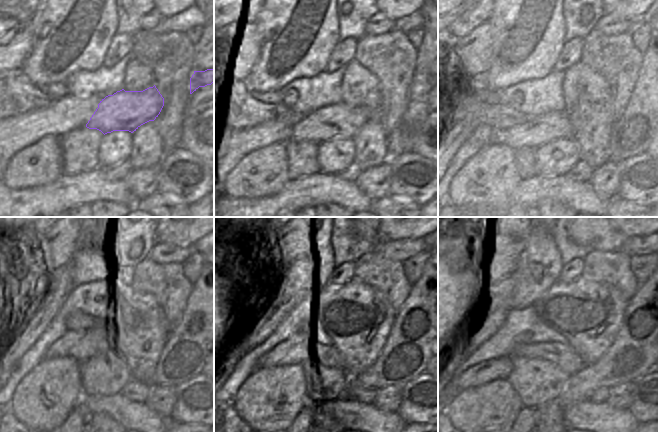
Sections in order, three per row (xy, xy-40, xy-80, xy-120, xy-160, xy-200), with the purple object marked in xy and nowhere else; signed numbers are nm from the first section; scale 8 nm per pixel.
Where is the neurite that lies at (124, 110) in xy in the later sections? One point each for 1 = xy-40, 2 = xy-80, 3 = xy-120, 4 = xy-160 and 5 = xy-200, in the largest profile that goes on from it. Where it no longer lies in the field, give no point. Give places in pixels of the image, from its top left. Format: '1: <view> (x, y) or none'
1: xy-40 (340, 120)
2: xy-80 (533, 131)
3: xy-120 (83, 346)
4: xy-160 (273, 358)
5: xy-200 (500, 368)

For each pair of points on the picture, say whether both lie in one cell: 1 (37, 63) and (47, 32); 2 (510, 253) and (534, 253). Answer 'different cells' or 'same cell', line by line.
1: same cell
2: different cells

